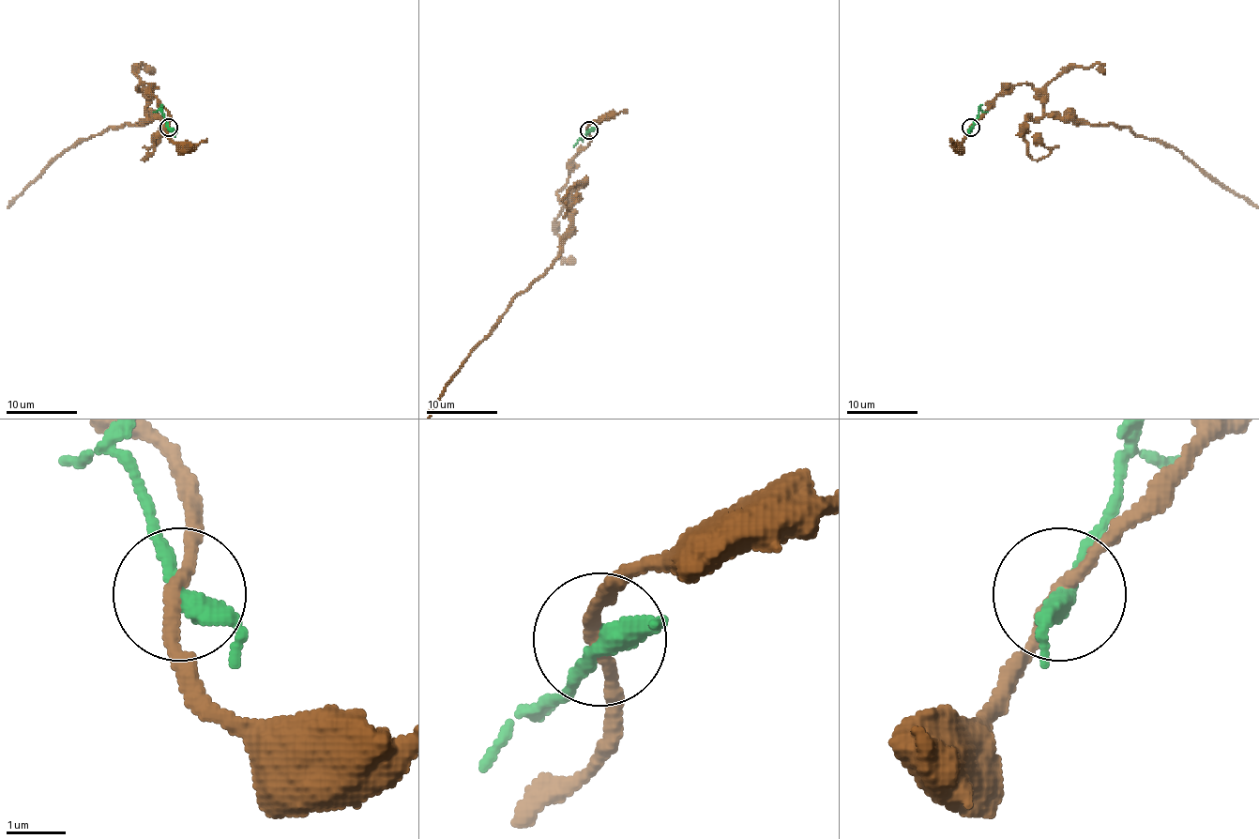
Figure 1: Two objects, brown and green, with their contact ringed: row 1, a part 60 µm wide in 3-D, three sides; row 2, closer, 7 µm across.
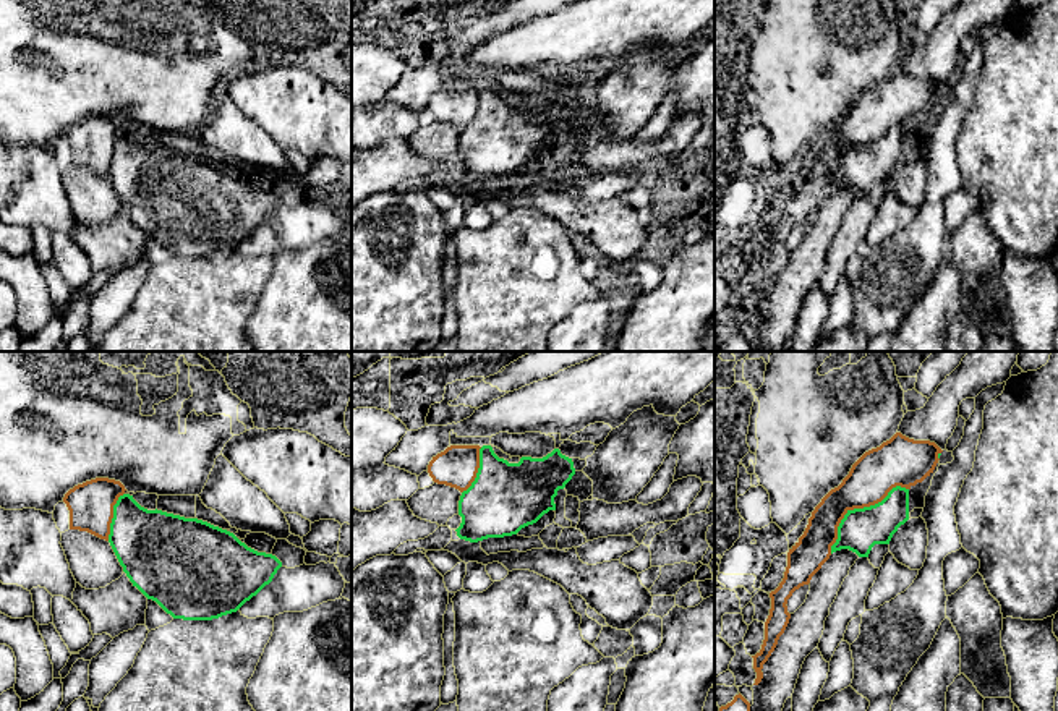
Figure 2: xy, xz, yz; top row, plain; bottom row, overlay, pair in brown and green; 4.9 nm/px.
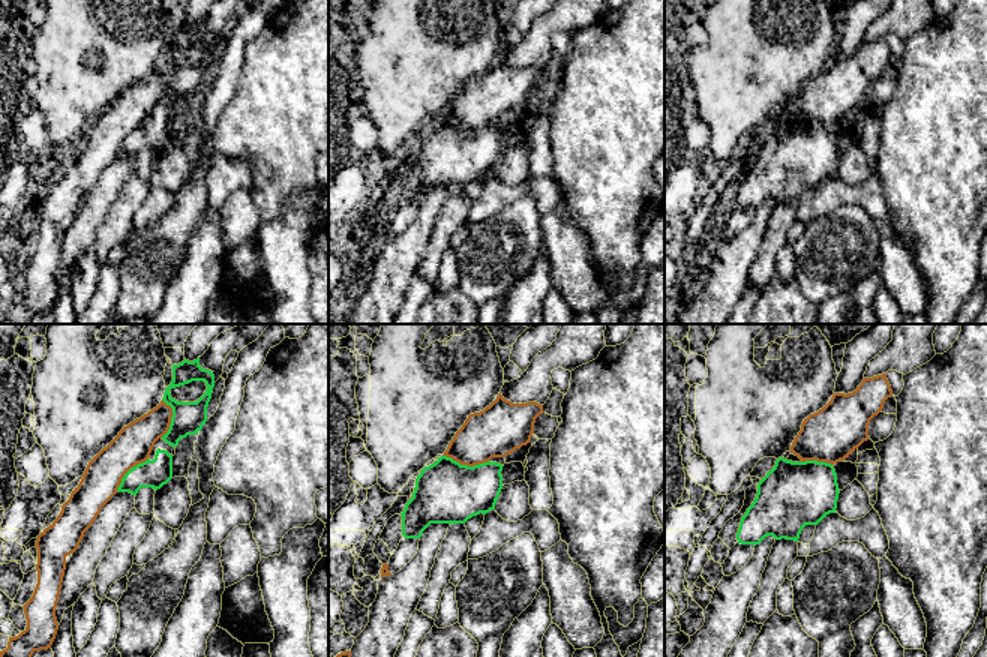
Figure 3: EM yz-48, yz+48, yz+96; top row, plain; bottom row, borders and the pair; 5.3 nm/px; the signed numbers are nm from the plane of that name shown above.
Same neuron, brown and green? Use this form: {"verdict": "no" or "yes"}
{"verdict": "no"}

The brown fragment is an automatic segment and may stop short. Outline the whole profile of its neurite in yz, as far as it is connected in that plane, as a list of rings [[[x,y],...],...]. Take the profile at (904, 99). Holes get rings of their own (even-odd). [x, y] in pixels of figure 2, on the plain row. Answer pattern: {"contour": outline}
{"contour": [[[896,70],[880,84],[865,89],[851,105],[843,120],[831,126],[812,149],[799,178],[787,189],[787,204],[779,224],[770,230],[771,246],[765,259],[762,287],[752,293],[758,322],[763,301],[774,288],[791,251],[787,236],[796,227],[808,222],[812,214],[831,193],[838,177],[838,164],[844,152],[881,139],[896,125],[911,126],[930,113],[943,87],[930,78],[914,78]]]}

